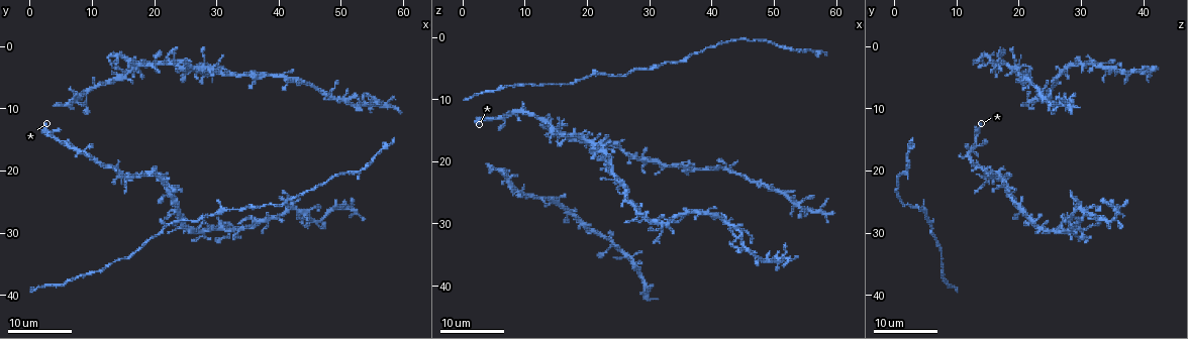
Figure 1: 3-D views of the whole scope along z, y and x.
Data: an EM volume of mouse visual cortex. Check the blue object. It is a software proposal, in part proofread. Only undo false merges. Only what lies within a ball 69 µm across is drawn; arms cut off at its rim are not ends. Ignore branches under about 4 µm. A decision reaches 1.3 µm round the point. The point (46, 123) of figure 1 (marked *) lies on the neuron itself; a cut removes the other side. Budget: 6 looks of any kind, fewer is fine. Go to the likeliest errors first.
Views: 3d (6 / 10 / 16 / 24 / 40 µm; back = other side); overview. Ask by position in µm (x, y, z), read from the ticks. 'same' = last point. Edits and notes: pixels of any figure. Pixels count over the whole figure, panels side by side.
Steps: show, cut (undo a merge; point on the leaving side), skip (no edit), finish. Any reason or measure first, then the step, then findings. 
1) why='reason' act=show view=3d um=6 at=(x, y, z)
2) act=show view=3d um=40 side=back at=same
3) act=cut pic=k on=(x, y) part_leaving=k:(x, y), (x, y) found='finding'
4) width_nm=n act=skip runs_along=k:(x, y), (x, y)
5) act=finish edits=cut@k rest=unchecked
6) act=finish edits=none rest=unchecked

why='three arms meet' act=show view=3d um=16 at=(21.5, 29.0, 6.0)

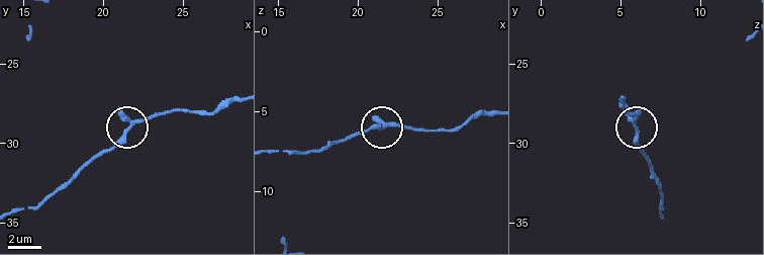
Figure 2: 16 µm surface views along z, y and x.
act=show view=3d um=10 at=(21.7, 28.8, 5.8)

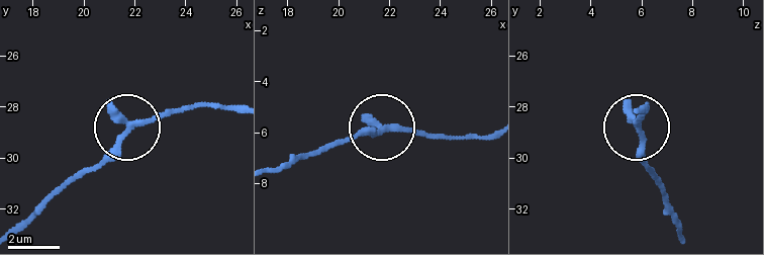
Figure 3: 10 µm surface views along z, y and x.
arms=3 act=skip found='one neuron here'

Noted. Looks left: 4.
why='four or more arms meet' act=show view=3d um=24 at=(42.0, 25.5, 29.5)

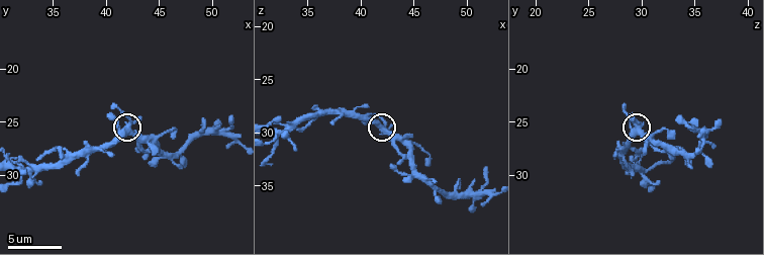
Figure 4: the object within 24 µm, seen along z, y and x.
act=show view=3d um=10 at=(42.2, 25.6, 29.8)

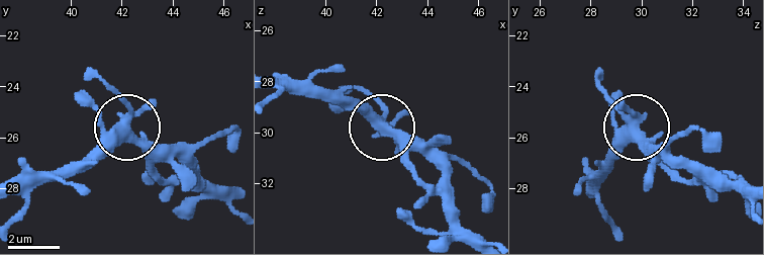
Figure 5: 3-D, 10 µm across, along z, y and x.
act=show view=3d um=6 at=(42.2, 25.8, 29.9)

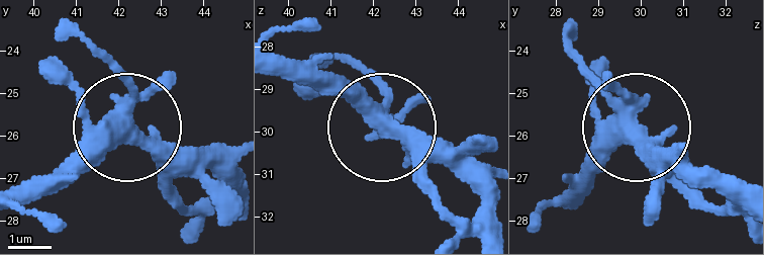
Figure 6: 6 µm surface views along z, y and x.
width_nm=380 act=skip runs_along=6:(280, 59), (312, 62), (378, 120), (385, 91), (360, 62) found='one neuron here'

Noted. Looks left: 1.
act=finish edits=none rest=unchecked

